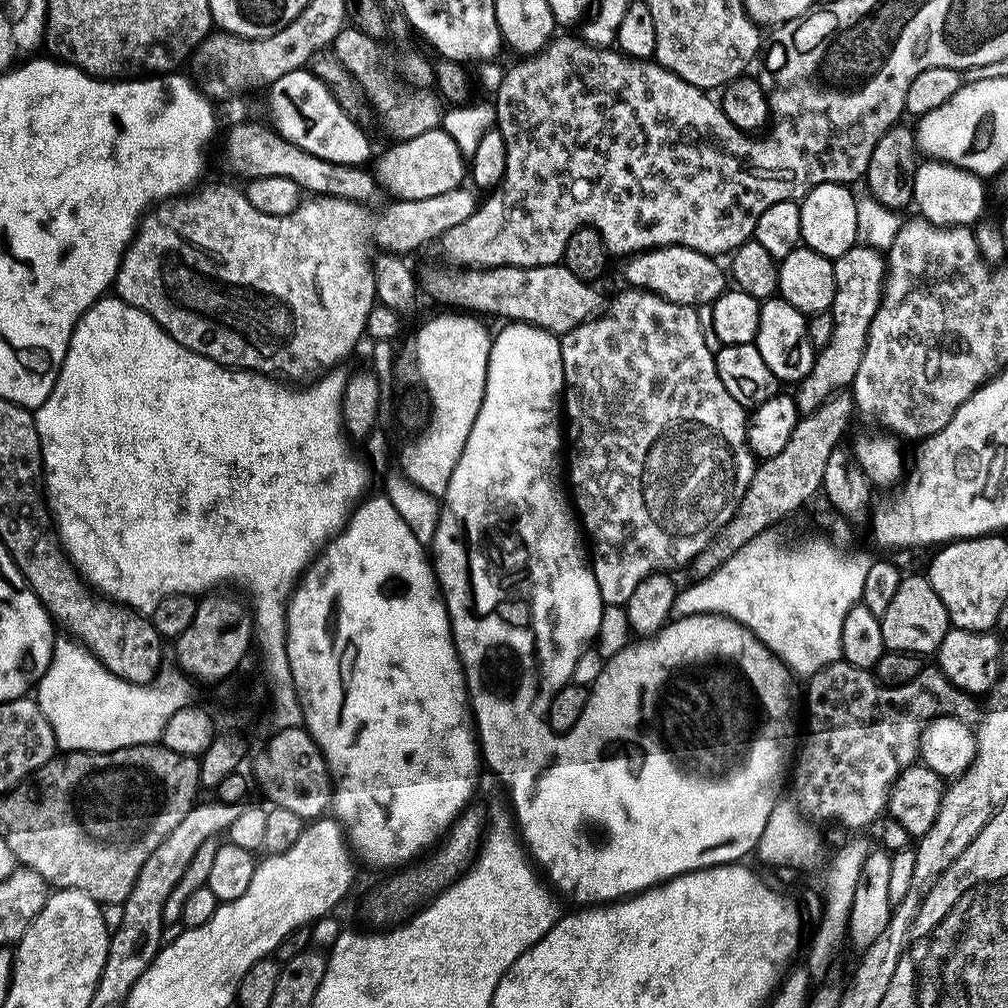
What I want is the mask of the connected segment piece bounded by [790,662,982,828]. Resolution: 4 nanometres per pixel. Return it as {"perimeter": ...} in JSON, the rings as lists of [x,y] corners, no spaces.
{"perimeter":[[[837,662],[819,668],[812,676],[807,677],[806,684],[808,684],[808,721],[805,722],[804,728],[802,724],[802,735],[799,737],[798,747],[795,749],[794,759],[790,764],[790,780],[792,776],[790,800],[805,821],[813,820],[816,824],[841,824],[844,828],[864,828],[867,824],[874,823],[879,818],[880,811],[883,813],[887,809],[888,797],[900,773],[917,763],[920,754],[920,739],[930,721],[938,716],[953,716],[954,719],[961,720],[963,724],[976,726],[982,720],[982,708],[980,710],[980,704],[976,701],[979,699],[973,693],[963,692],[960,688],[956,688],[936,666],[926,666],[918,674],[918,678],[905,684],[882,684],[869,669],[859,668],[847,662]]]}

